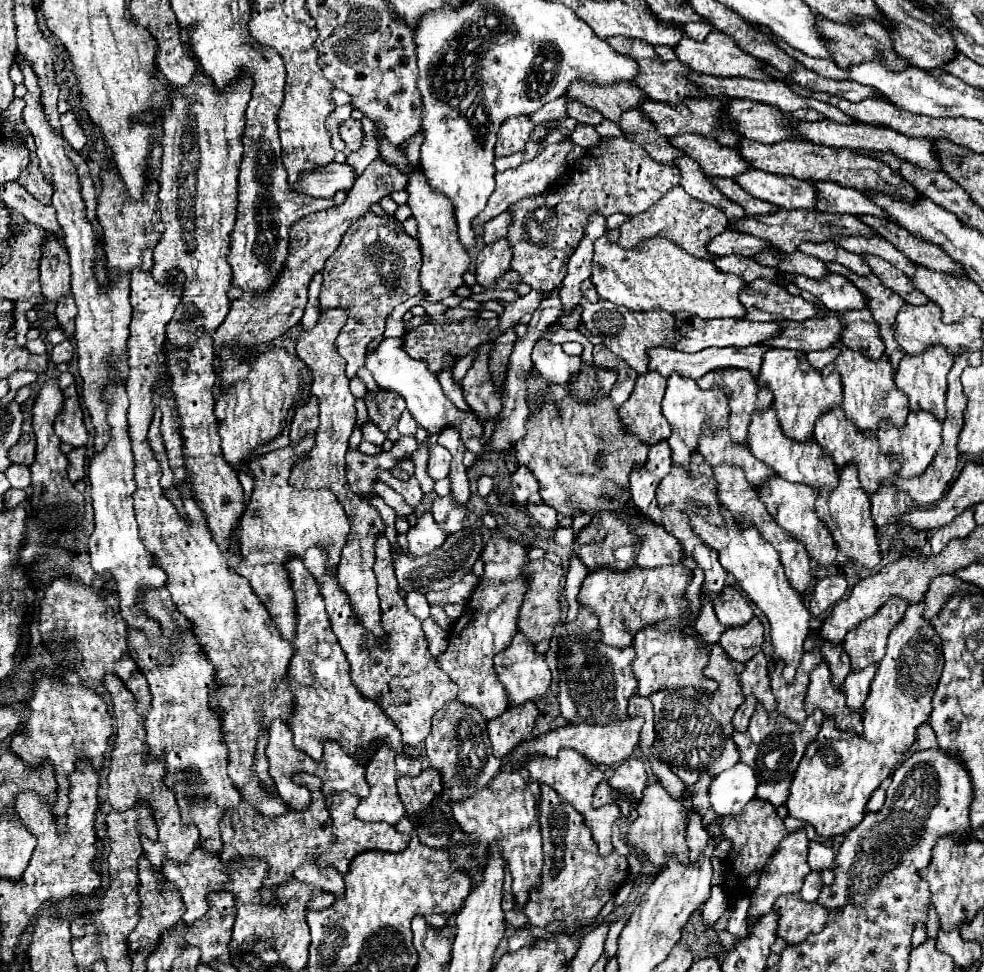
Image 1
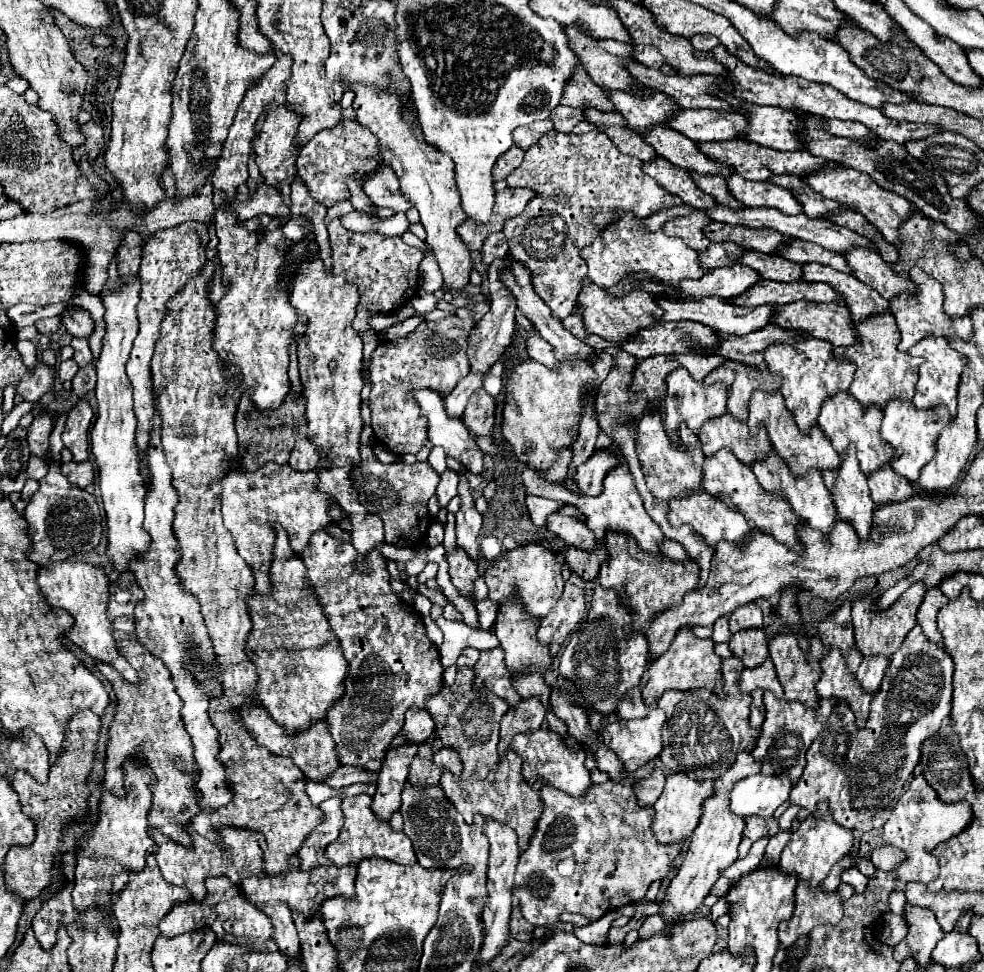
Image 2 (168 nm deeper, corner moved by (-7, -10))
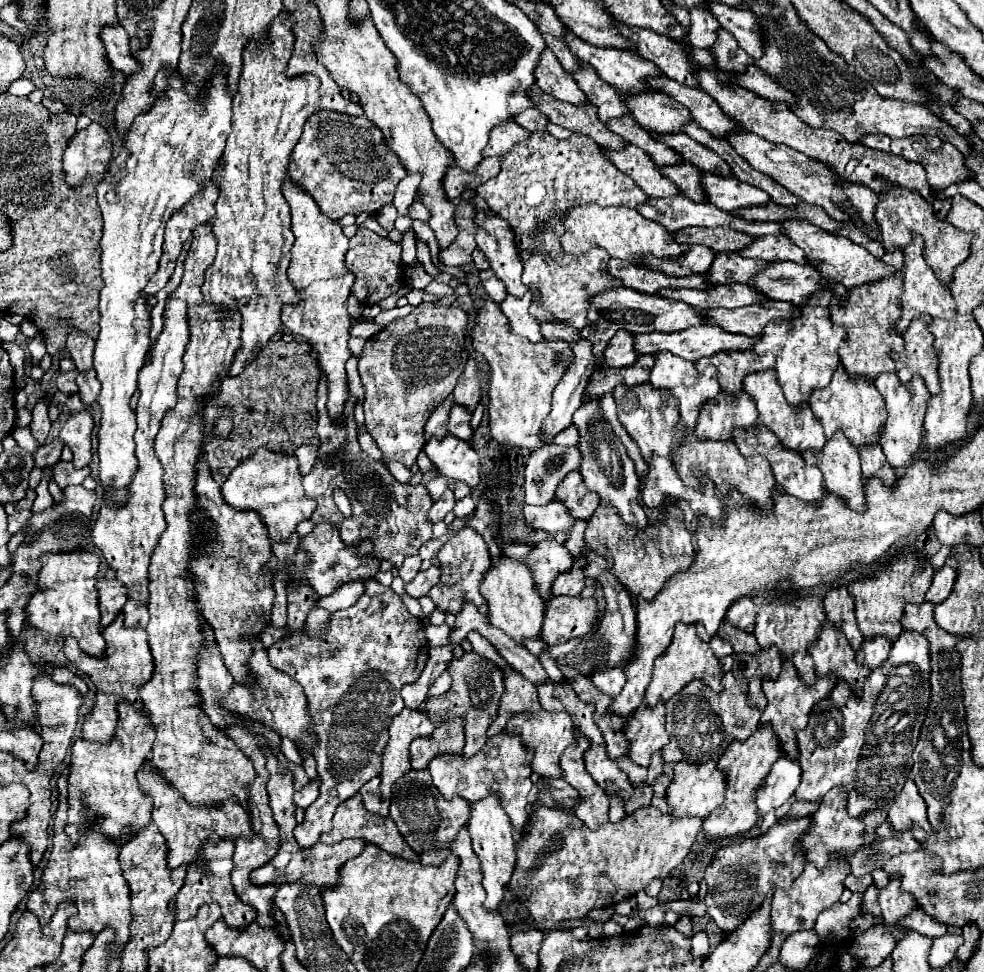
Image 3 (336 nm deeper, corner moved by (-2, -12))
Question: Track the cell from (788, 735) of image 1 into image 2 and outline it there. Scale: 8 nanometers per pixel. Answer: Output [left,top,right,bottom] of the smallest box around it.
[751,691,833,783]

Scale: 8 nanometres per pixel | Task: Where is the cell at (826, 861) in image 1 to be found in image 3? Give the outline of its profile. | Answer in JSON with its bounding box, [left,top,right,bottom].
[844,875,872,893]

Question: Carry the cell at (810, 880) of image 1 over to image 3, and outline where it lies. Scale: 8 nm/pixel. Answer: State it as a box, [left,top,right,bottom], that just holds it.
[848,831,922,875]

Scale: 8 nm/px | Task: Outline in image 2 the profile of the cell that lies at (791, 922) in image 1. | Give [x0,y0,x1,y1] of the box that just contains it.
[779,881,843,949]

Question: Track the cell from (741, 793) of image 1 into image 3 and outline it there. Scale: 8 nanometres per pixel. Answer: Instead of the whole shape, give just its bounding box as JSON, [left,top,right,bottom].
[756,757,800,815]

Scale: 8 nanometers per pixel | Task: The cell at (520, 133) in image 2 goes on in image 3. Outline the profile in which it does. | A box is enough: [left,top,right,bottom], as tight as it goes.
[482,121,530,157]

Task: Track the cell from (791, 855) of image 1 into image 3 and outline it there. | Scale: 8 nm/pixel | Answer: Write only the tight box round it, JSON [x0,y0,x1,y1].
[802,787,864,869]

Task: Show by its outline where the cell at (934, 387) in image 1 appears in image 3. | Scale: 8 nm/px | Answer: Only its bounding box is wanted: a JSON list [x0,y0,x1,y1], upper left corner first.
[896,317,940,395]

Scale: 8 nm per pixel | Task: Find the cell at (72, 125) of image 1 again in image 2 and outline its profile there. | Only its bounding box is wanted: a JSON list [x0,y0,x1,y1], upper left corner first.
[81,123,103,159]

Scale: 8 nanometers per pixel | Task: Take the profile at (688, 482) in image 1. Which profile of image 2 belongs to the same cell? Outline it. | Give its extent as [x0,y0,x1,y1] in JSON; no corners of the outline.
[637,409,703,503]

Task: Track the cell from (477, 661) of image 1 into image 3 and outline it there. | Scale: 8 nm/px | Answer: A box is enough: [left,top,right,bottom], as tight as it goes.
[522,539,574,599]

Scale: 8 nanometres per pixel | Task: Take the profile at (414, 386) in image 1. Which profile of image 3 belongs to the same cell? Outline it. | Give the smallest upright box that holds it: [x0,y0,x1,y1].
[424,435,480,489]

